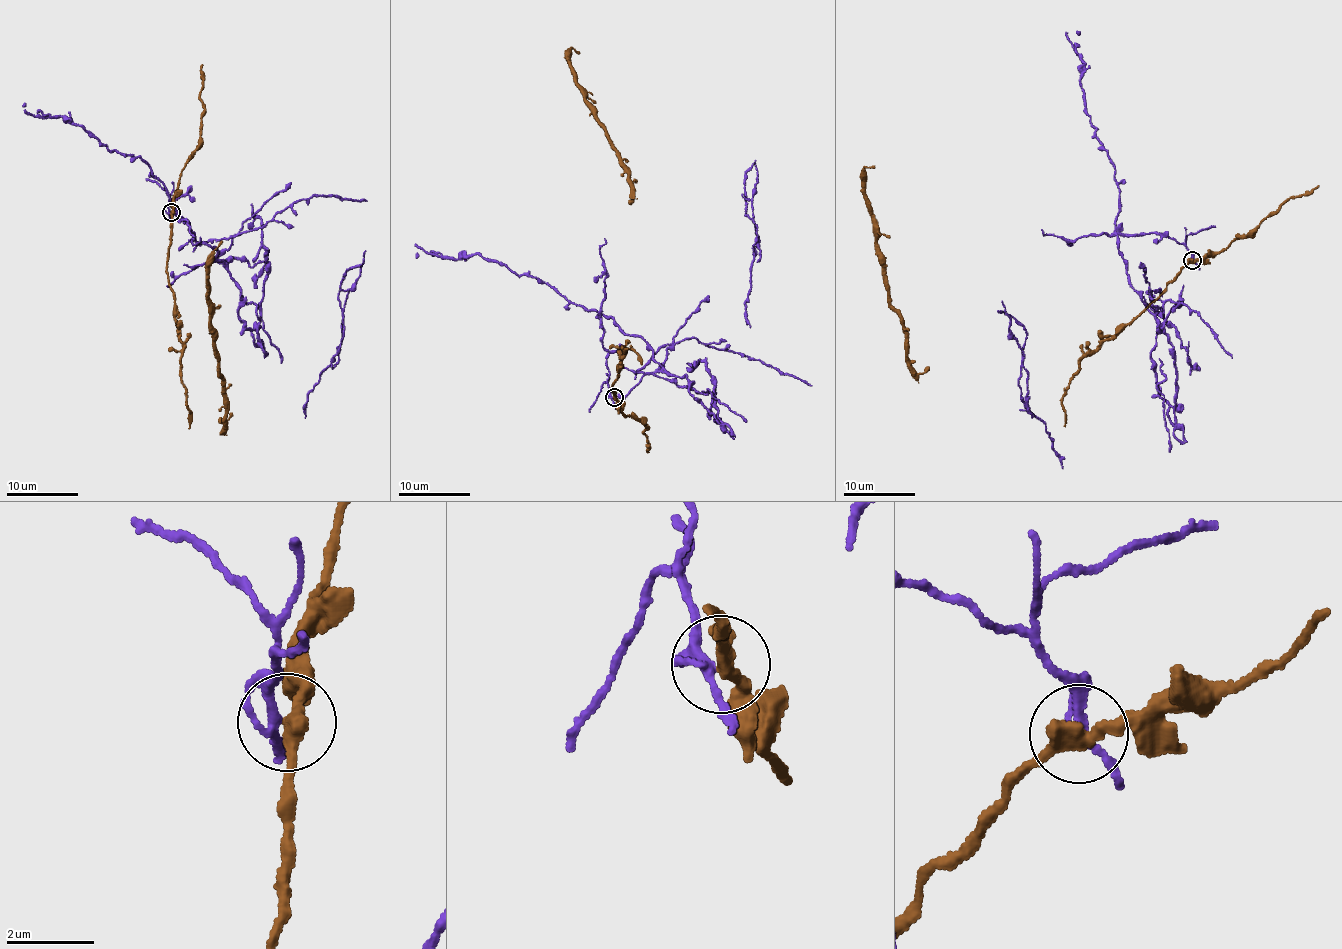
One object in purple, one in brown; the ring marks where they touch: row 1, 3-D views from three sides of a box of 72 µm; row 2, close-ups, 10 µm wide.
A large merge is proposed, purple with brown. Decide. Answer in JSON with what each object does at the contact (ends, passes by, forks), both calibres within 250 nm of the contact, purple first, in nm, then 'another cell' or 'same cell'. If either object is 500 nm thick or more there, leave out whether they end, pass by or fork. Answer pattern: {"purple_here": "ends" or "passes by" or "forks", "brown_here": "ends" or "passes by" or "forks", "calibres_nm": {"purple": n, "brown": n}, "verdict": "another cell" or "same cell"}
{"purple_here": "passes by", "brown_here": "passes by", "calibres_nm": {"purple": 200, "brown": 360}, "verdict": "another cell"}

